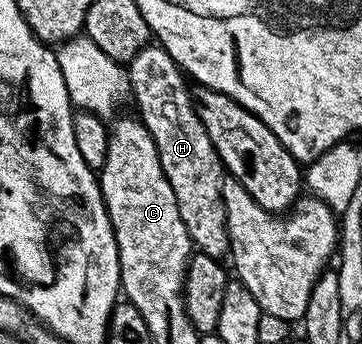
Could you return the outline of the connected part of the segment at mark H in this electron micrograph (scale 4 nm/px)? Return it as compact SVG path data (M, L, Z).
M148 45L136 53L136 57L128 64L130 77L130 95L132 103L138 106L137 118L148 129L152 141L156 141L156 153L160 157L160 165L164 169L164 177L168 177L168 185L172 185L172 193L176 193L176 206L180 208L180 218L184 220L184 229L188 229L190 242L203 255L211 255L221 260L222 254L231 250L228 237L228 225L224 213L224 197L222 196L222 180L224 168L204 125L200 125L200 117L196 117L194 96L184 72L178 62L160 45Z

